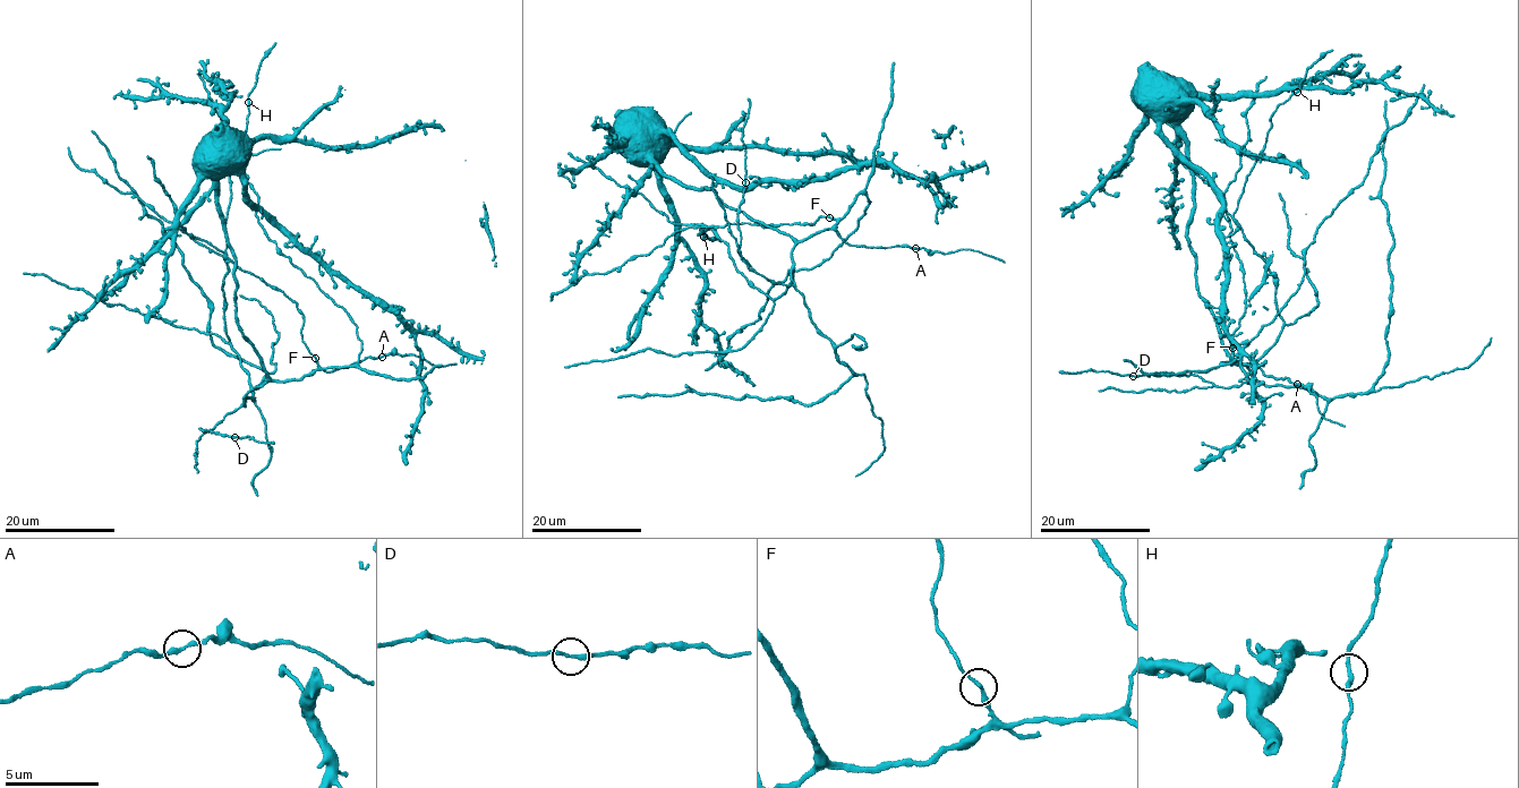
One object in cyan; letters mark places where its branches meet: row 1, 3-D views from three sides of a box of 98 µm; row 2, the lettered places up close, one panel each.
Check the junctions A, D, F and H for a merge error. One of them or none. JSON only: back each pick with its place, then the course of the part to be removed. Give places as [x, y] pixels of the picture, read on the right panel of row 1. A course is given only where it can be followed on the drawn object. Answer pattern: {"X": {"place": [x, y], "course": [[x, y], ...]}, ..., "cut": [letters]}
{"cut": []}

